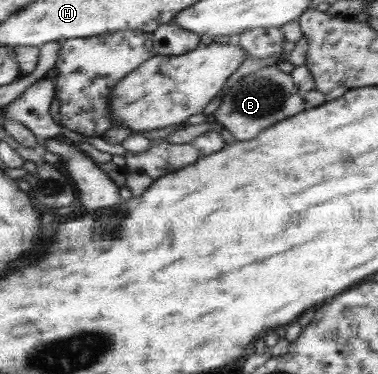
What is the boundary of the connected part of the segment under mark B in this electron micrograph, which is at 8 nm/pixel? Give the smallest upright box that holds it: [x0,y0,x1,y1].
[213,65,305,141]

